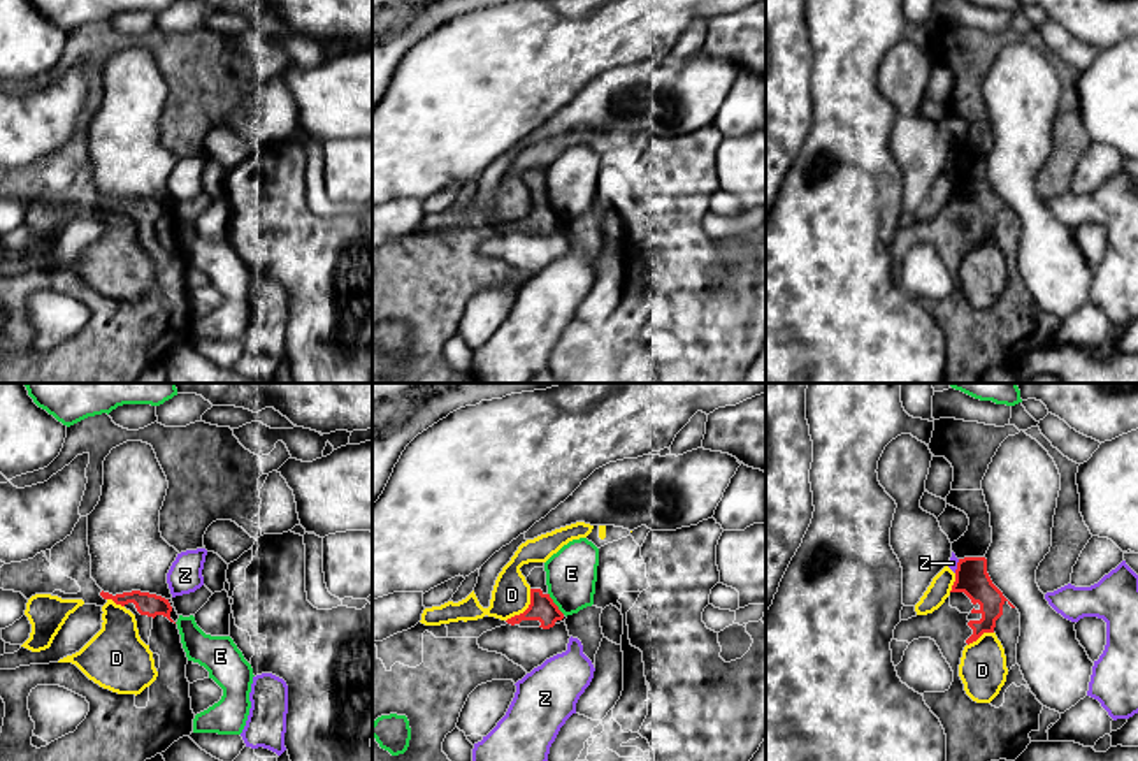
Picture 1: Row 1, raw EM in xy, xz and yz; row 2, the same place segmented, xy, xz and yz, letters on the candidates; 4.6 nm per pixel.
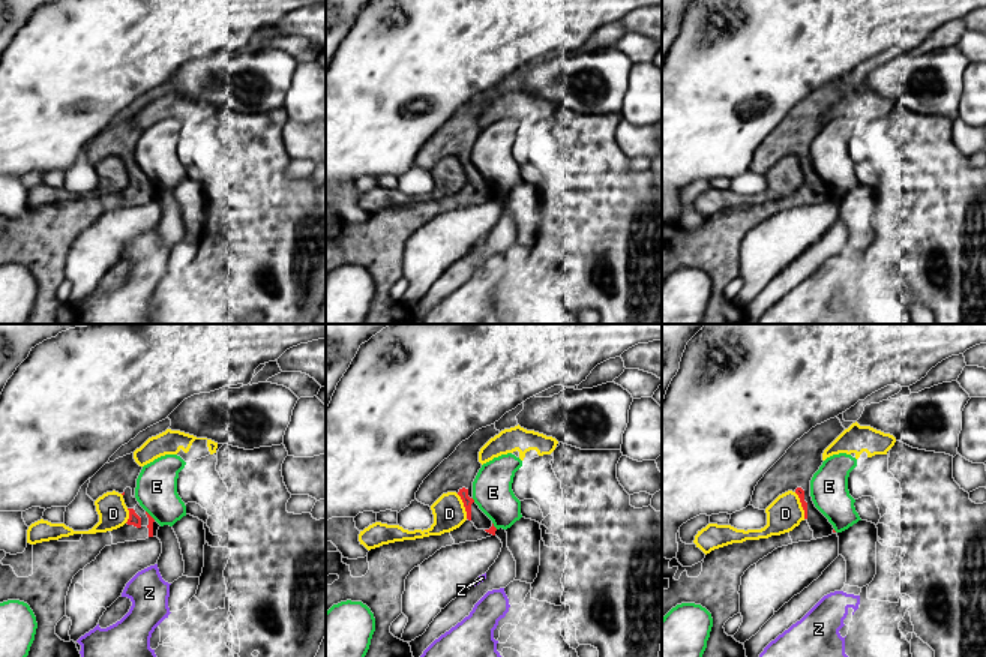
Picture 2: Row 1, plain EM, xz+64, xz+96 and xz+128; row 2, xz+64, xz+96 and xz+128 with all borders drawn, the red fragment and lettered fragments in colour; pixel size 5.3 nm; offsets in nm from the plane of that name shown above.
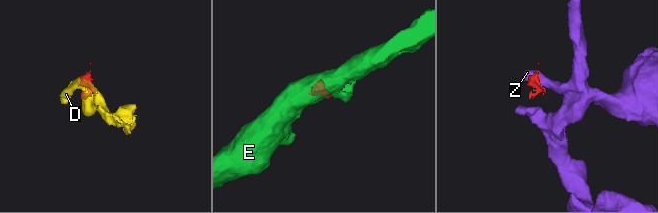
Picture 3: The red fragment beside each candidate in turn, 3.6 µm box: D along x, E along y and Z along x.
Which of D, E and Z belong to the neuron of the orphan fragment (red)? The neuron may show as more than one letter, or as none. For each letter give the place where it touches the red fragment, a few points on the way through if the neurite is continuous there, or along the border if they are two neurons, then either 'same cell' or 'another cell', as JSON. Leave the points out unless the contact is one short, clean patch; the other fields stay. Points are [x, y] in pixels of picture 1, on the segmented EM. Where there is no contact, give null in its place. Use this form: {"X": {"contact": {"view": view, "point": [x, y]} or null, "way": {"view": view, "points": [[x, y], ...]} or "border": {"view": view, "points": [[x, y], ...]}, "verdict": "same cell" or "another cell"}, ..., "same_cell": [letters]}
{"D": {"contact": {"view": "xz", "point": [527, 608]}, "border": {"view": "xz", "points": [[531, 589], [531, 603], [506, 621]]}, "verdict": "another cell"}, "E": {"contact": {"view": "xz", "point": [554, 603]}, "border": {"view": "xz", "points": [[548, 593], [564, 614]]}, "verdict": "another cell"}, "Z": {"contact": {"view": "yz", "point": [957, 566]}, "border": {"view": "yz", "points": [[959, 559], [954, 572]]}, "verdict": "another cell"}, "same_cell": []}

